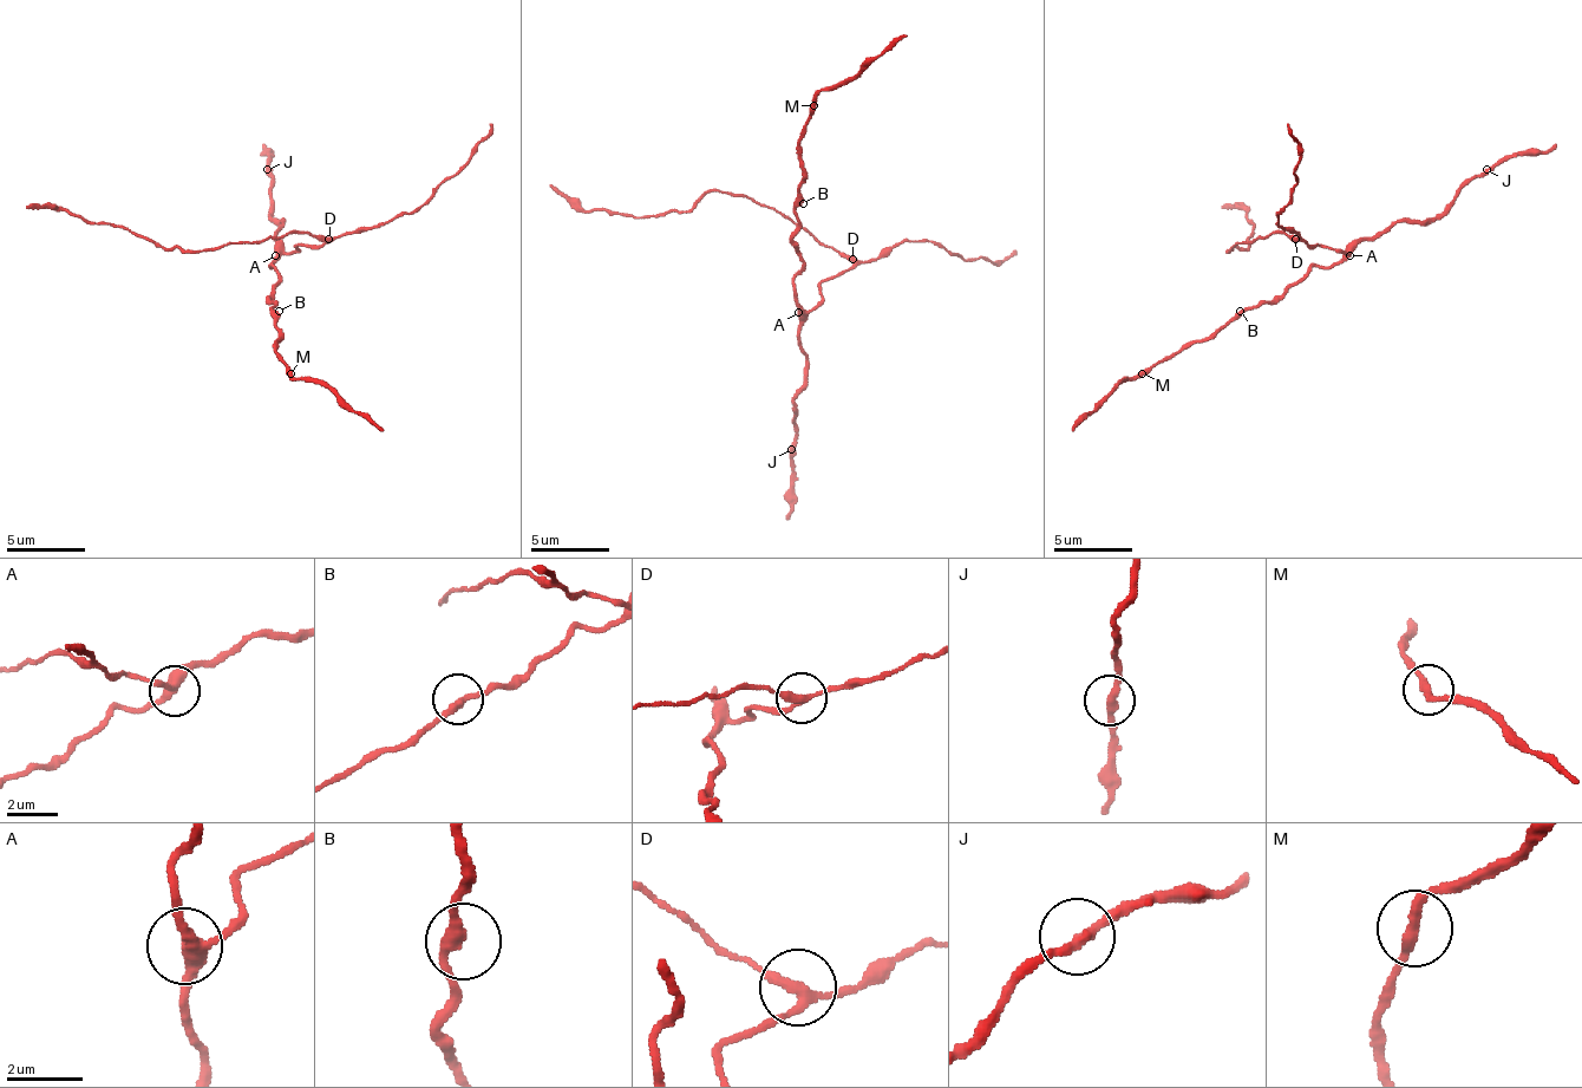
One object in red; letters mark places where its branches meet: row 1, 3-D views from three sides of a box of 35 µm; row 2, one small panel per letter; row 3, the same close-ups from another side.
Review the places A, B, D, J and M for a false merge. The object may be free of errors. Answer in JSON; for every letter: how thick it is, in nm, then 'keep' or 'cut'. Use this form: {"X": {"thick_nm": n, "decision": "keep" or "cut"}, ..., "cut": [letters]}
{"A": {"thick_nm": 320, "decision": "keep"}, "B": {"thick_nm": 300, "decision": "keep"}, "D": {"thick_nm": 240, "decision": "cut"}, "J": {"thick_nm": 280, "decision": "keep"}, "M": {"thick_nm": 280, "decision": "keep"}, "cut": ["D"]}

